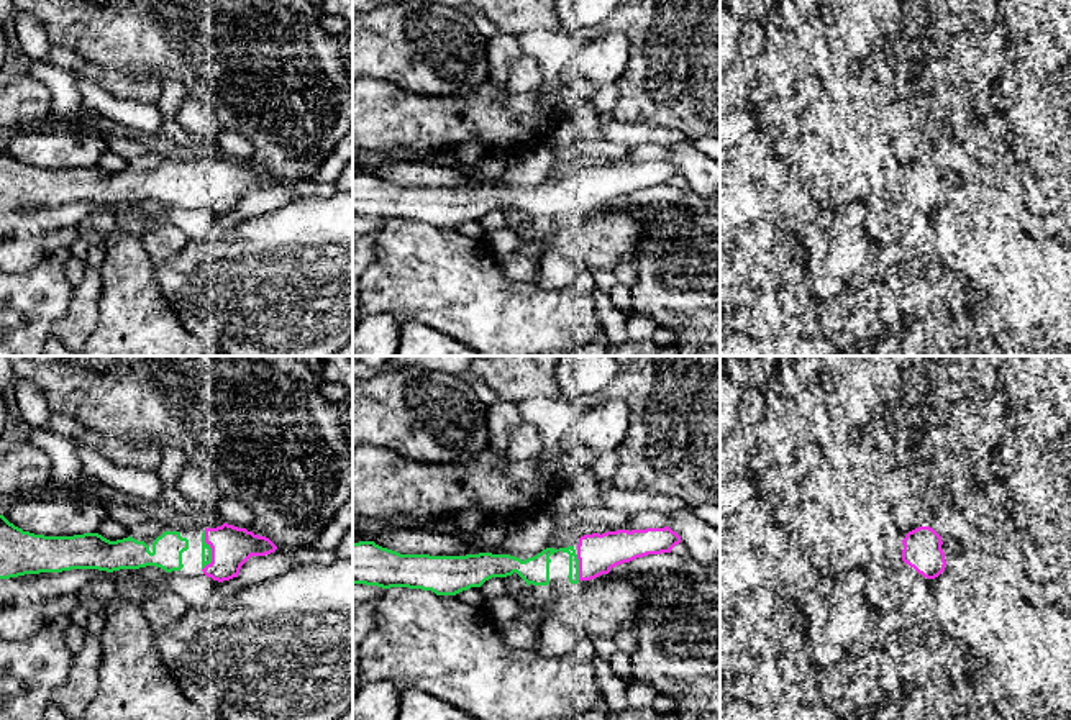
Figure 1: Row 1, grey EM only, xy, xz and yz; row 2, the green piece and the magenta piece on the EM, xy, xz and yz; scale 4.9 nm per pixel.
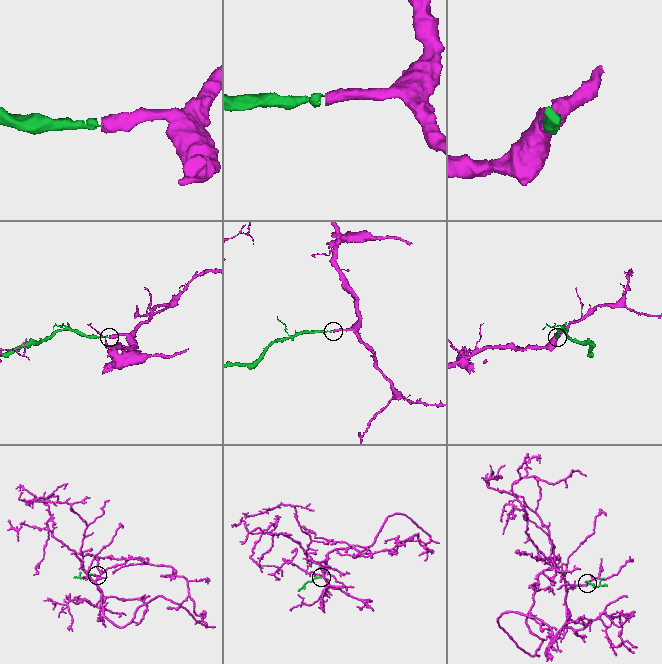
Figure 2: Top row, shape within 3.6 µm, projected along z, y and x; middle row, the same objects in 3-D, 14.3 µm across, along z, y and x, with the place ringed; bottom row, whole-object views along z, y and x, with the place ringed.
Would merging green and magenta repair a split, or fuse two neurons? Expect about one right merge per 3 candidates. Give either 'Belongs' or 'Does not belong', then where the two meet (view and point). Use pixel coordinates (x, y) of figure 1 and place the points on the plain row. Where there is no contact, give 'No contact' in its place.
Belongs. Touches green at xy (210, 182)

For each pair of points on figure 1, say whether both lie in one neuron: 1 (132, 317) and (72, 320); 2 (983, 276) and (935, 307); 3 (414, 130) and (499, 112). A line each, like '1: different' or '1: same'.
1: different
2: same
3: same

